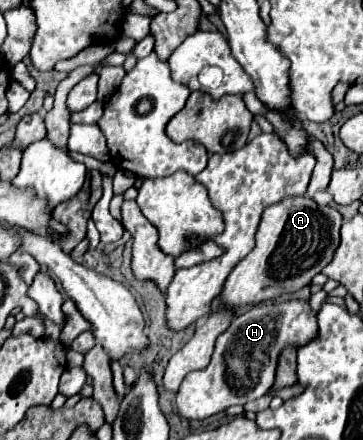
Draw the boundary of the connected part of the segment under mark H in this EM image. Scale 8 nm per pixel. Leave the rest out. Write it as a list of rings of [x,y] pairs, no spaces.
[[[289,300],[289,302],[265,302],[259,306],[249,308],[247,312],[233,318],[229,328],[217,338],[215,352],[211,356],[211,362],[205,370],[191,372],[187,380],[183,380],[183,386],[177,392],[177,408],[179,414],[187,420],[205,420],[217,412],[223,412],[225,408],[233,404],[247,404],[251,400],[261,398],[275,382],[275,362],[279,358],[279,350],[287,344],[303,346],[307,344],[317,332],[315,314],[309,310],[307,302],[301,300]]]

